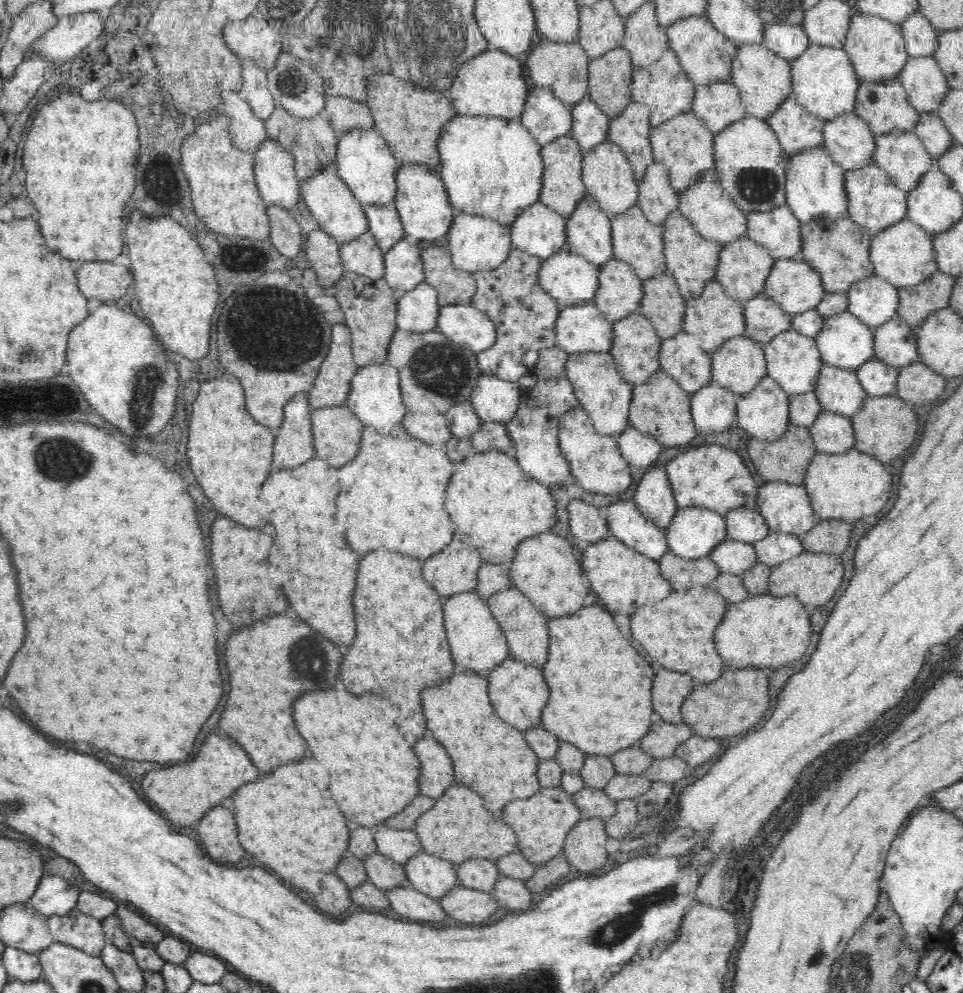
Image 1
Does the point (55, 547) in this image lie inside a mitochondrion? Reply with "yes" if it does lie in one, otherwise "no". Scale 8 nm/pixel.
no

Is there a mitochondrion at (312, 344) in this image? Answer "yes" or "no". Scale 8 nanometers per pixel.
yes

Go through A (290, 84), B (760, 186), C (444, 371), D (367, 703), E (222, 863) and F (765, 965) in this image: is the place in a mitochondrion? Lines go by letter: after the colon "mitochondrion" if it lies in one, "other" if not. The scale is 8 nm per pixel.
A: mitochondrion
B: mitochondrion
C: mitochondrion
D: other
E: other
F: other

